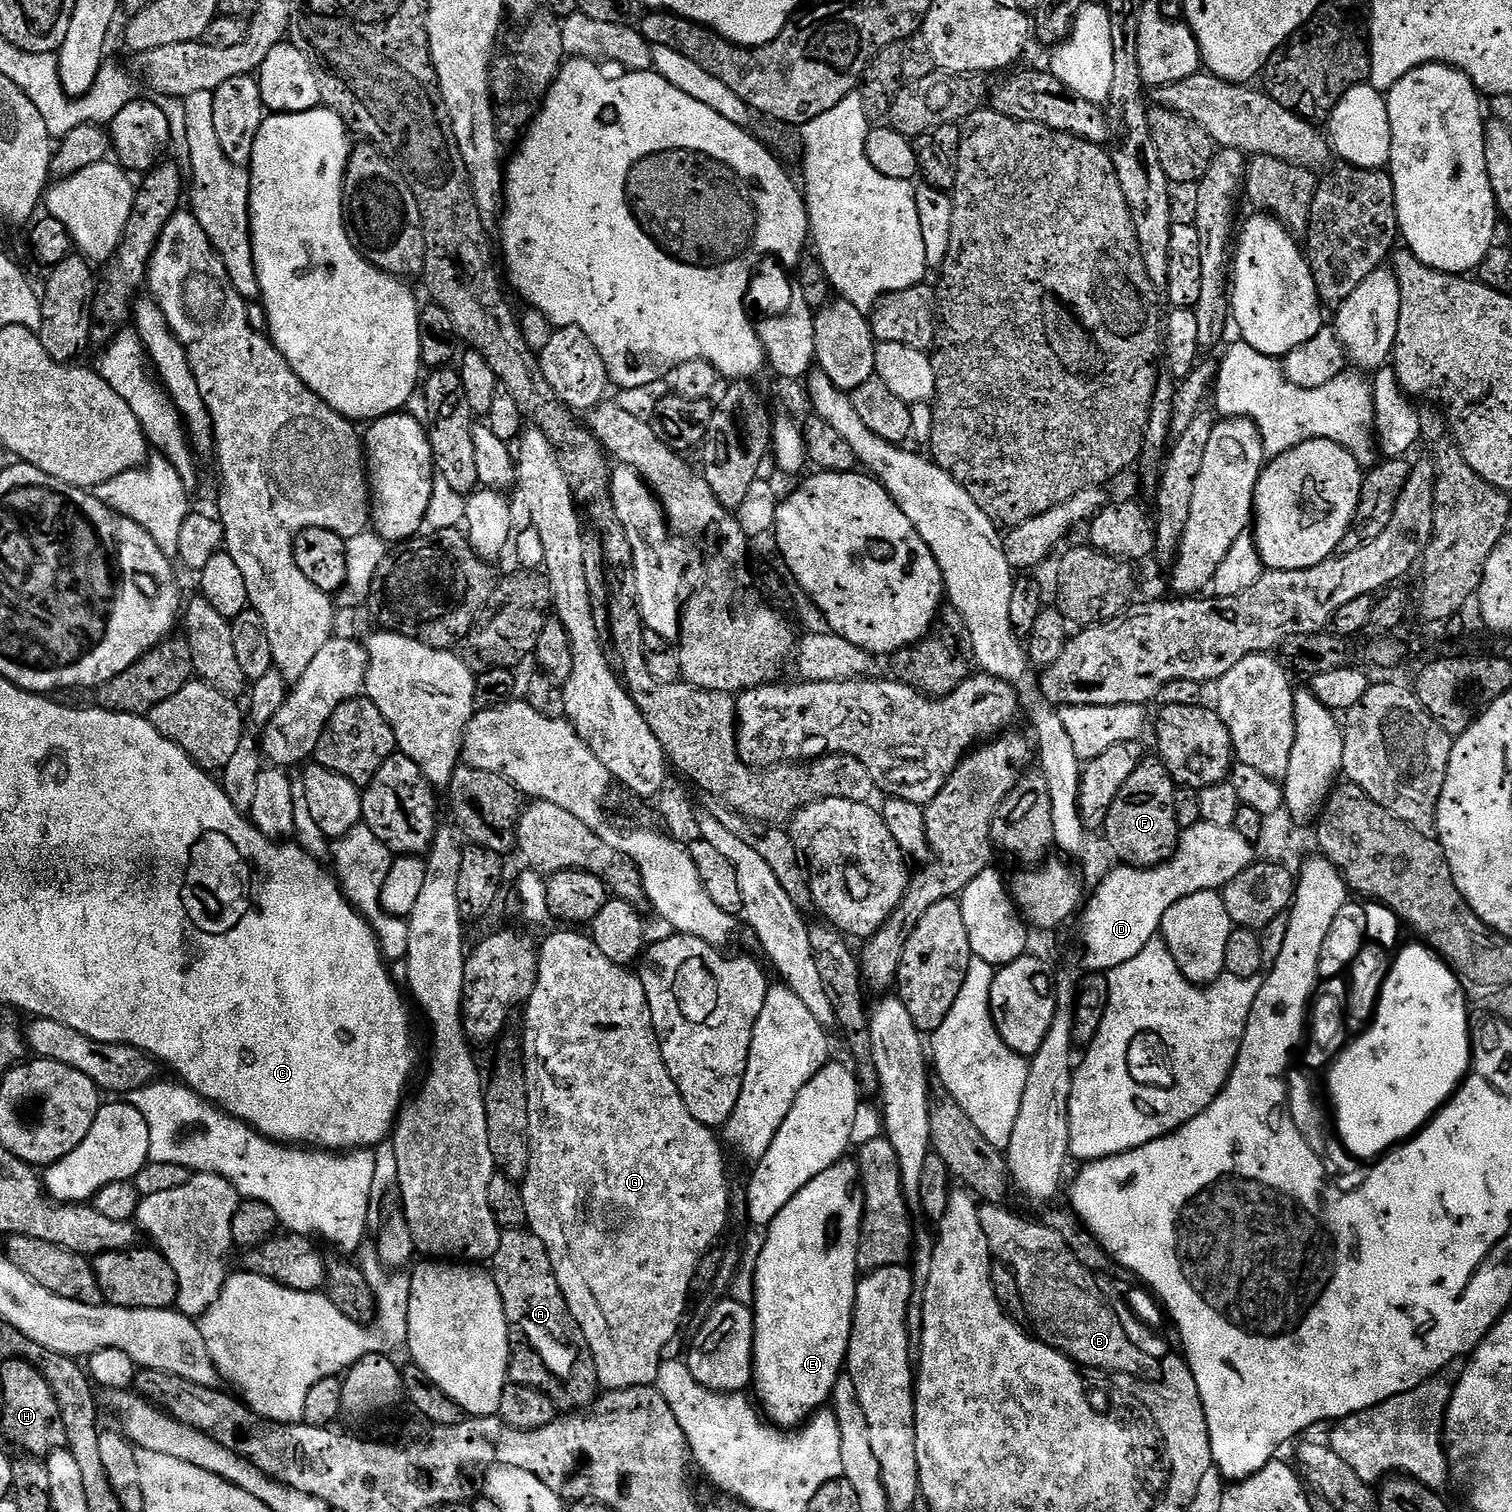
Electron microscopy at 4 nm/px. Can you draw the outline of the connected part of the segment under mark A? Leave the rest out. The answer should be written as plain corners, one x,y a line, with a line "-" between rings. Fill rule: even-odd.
509,1228
501,1231
498,1250
492,1255
490,1271
502,1294
508,1319
511,1383
529,1384
556,1403
560,1410
584,1410
598,1395
596,1367
590,1346
558,1286
550,1266
550,1254
530,1230

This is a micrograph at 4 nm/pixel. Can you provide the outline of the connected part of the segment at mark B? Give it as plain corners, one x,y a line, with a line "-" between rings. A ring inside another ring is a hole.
985,1203
980,1210
980,1221
993,1257
1007,1264
1018,1278
1024,1311
1027,1319
1032,1319
1031,1331
1043,1344
1069,1356
1073,1364
1084,1370
1101,1368
1106,1374
1158,1381
1161,1361
1144,1354
1126,1338
1115,1308
1100,1289
1100,1280
1074,1258
1069,1241
1042,1222
1023,1220
1008,1206

